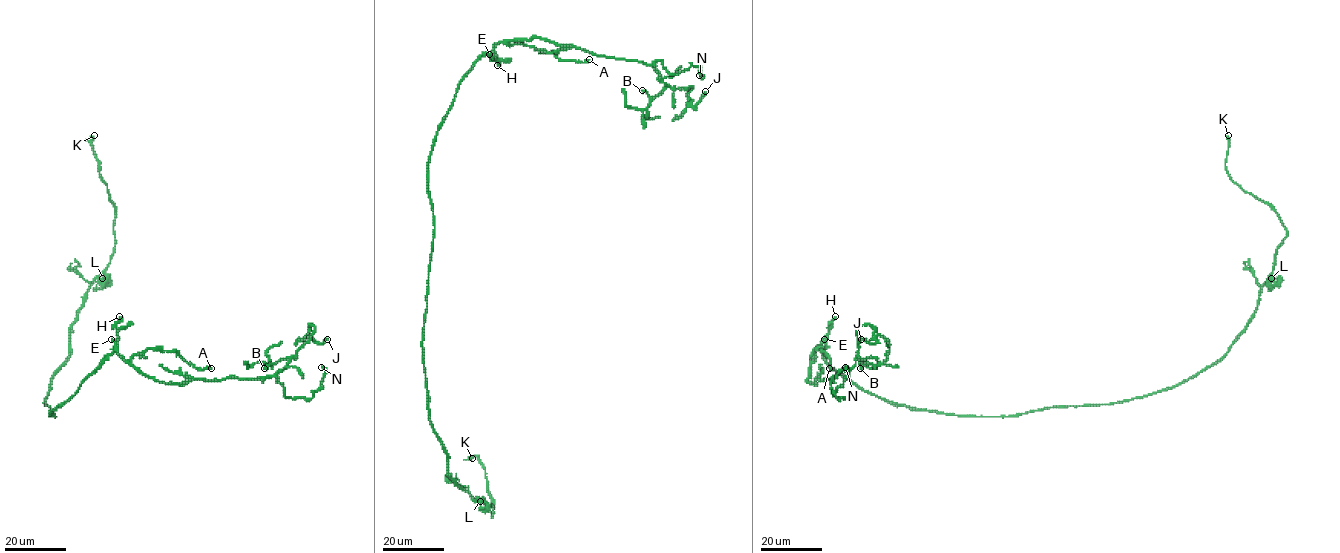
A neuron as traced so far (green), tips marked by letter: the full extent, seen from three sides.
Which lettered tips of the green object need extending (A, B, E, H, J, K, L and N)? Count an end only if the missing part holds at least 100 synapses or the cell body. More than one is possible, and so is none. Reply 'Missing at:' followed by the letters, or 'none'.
Missing at: K

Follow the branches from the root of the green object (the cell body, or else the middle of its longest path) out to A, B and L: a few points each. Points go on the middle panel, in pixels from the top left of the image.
A: (434, 222), (431, 147), (472, 64), (494, 55), (501, 42), (564, 60), (589, 59)
B: (434, 222), (435, 133), (459, 81), (497, 44), (541, 38), (642, 61), (667, 86), (653, 97), (642, 90)
L: (434, 222), (422, 333), (429, 418), (448, 455), (448, 474), (459, 487), (484, 501), (477, 499), (480, 501)

